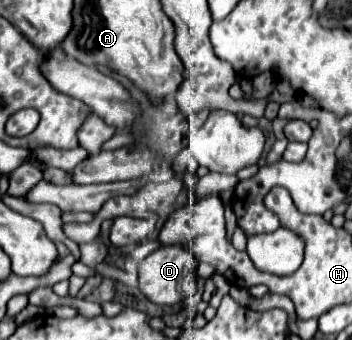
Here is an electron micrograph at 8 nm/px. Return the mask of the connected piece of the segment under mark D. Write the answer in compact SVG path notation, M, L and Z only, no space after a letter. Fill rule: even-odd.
M186 244L160 246L158 250L154 250L150 256L146 256L140 262L138 284L148 300L152 300L154 304L170 306L170 304L182 302L184 298L188 298L196 292L196 270L198 270L198 260L194 258L192 250L186 248Z

